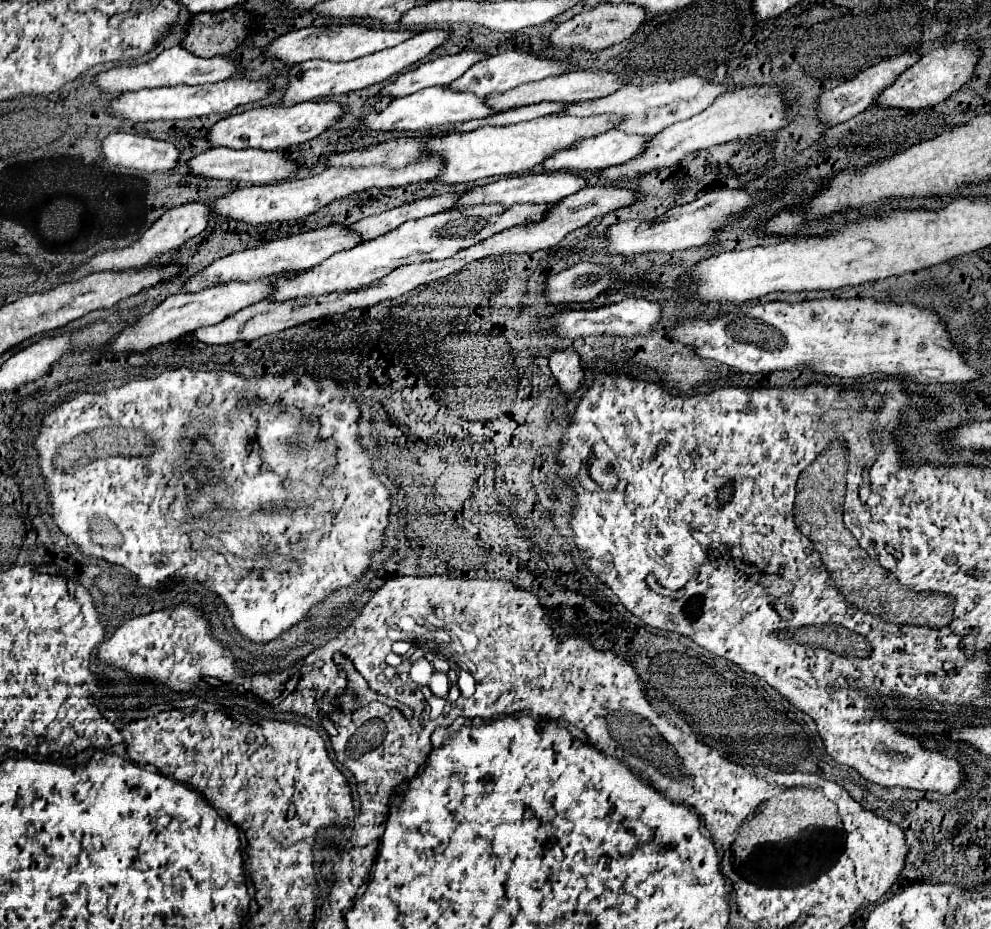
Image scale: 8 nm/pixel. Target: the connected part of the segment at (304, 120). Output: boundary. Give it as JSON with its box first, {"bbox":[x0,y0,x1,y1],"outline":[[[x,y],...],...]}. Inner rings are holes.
{"bbox":[207,100,345,150],"outline":[[[317,100],[317,102],[301,102],[295,106],[265,106],[255,108],[243,114],[229,116],[225,120],[219,120],[209,132],[207,140],[215,146],[227,146],[227,148],[261,148],[261,150],[279,150],[297,146],[303,142],[309,142],[329,130],[337,120],[341,120],[345,110],[333,102],[333,100]]]}

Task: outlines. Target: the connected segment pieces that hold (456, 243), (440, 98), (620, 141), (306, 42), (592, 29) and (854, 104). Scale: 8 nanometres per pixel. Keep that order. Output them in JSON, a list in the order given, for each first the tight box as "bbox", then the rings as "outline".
[{"bbox":[273,204,553,300],"outline":[[[477,204],[473,208],[465,208],[463,212],[459,210],[449,210],[449,212],[439,212],[427,218],[419,218],[419,220],[407,220],[405,224],[401,224],[399,228],[377,236],[375,240],[367,240],[365,244],[361,244],[361,248],[353,248],[353,252],[341,252],[341,256],[331,256],[329,260],[325,260],[325,264],[321,264],[321,268],[311,268],[311,270],[303,270],[299,272],[299,276],[295,276],[295,280],[277,280],[275,284],[275,292],[273,292],[273,300],[289,300],[293,296],[307,296],[307,294],[327,294],[327,292],[343,292],[343,290],[351,290],[351,288],[361,288],[361,286],[369,286],[373,280],[379,280],[383,276],[387,276],[389,272],[393,272],[399,266],[405,264],[419,264],[419,262],[429,262],[429,260],[445,260],[451,258],[453,254],[457,254],[463,248],[475,246],[483,240],[487,240],[493,234],[499,234],[503,230],[515,228],[515,226],[527,226],[527,224],[537,224],[543,220],[543,216],[553,208],[553,204],[513,204],[513,206],[503,206],[503,204]]]},{"bbox":[361,86,497,132],"outline":[[[437,86],[437,88],[427,88],[421,90],[417,94],[409,94],[409,96],[401,96],[395,98],[389,108],[385,108],[385,112],[369,112],[369,108],[365,108],[365,114],[361,118],[361,122],[365,126],[369,126],[371,130],[413,130],[413,132],[427,132],[431,128],[443,128],[443,126],[453,126],[453,124],[461,124],[467,120],[475,120],[475,118],[489,118],[497,114],[497,110],[493,110],[491,106],[487,106],[485,98],[475,96],[473,92],[457,92],[445,86]]]},{"bbox":[537,130,653,172],"outline":[[[613,130],[613,132],[607,132],[605,136],[585,140],[585,144],[577,144],[577,148],[571,148],[569,152],[559,152],[557,156],[551,156],[549,160],[545,160],[545,164],[537,166],[537,170],[579,172],[579,170],[603,170],[603,168],[609,168],[609,166],[615,166],[615,164],[625,164],[625,162],[641,156],[651,138],[653,136],[637,136],[637,134],[625,134],[621,130]]]},{"bbox":[267,24,419,64],"outline":[[[327,24],[327,26],[311,26],[311,28],[303,28],[303,30],[295,30],[289,32],[285,36],[279,36],[277,40],[273,40],[269,44],[267,54],[285,62],[285,64],[299,64],[305,60],[313,60],[313,58],[323,58],[329,62],[349,62],[391,46],[401,44],[403,40],[419,34],[419,28],[381,28],[381,26],[367,26],[367,24]]]},{"bbox":[551,2,645,50],"outline":[[[625,2],[625,4],[599,4],[593,10],[581,12],[573,16],[571,20],[559,24],[553,34],[551,34],[551,44],[563,50],[575,50],[575,48],[585,48],[585,50],[601,50],[609,48],[621,40],[627,40],[645,20],[645,12],[641,6]]]},{"bbox":[819,52,921,124],"outline":[[[911,52],[911,54],[901,54],[897,58],[891,60],[881,60],[879,64],[867,68],[865,72],[861,72],[857,78],[853,78],[851,82],[845,82],[843,86],[837,86],[833,90],[825,90],[821,100],[819,100],[819,118],[823,122],[831,122],[831,124],[841,124],[861,112],[865,112],[869,106],[875,104],[877,96],[891,86],[905,70],[909,70],[917,60],[921,58],[921,52]]]}]

